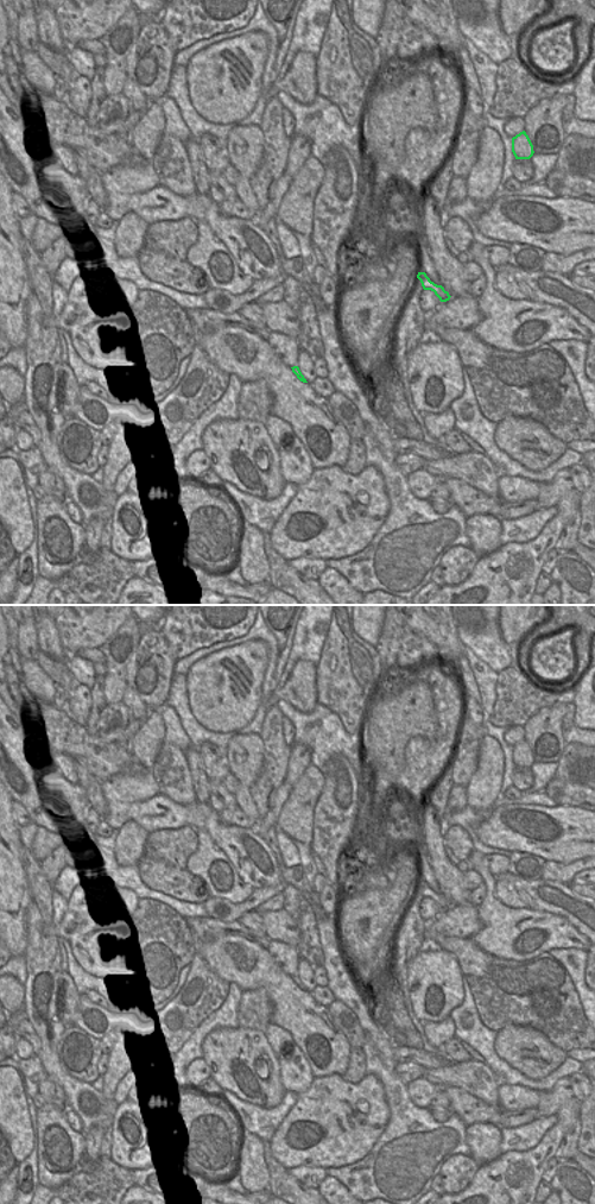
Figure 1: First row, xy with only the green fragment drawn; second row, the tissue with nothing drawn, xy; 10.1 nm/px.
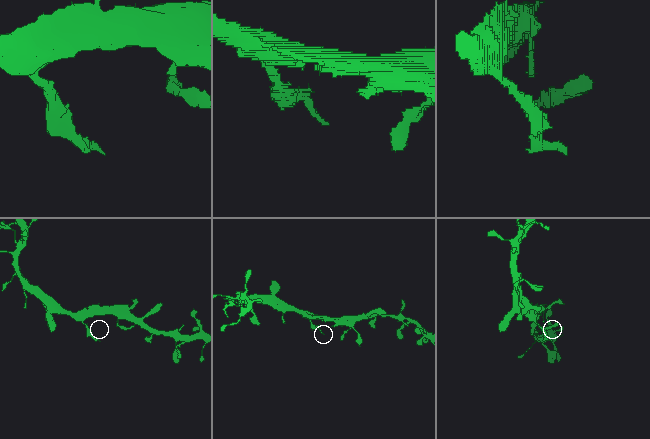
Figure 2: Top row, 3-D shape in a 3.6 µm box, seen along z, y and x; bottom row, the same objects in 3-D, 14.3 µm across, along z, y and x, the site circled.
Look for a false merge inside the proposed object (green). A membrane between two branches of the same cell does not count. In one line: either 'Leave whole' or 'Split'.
Leave whole

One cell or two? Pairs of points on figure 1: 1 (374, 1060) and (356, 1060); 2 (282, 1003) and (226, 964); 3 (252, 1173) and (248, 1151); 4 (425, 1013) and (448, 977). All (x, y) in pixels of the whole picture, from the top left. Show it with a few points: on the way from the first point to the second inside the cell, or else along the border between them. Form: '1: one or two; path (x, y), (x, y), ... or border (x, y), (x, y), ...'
1: two; border (361, 1047), (367, 1073)
2: one; path (272, 988), (257, 972), (241, 971)
3: one; path (251, 1167), (251, 1157)
4: one; path (424, 1002), (431, 994), (431, 985), (437, 979)

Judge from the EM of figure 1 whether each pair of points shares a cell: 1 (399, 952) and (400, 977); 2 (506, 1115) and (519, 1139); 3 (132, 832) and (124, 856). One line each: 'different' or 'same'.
1: same
2: different
3: same

